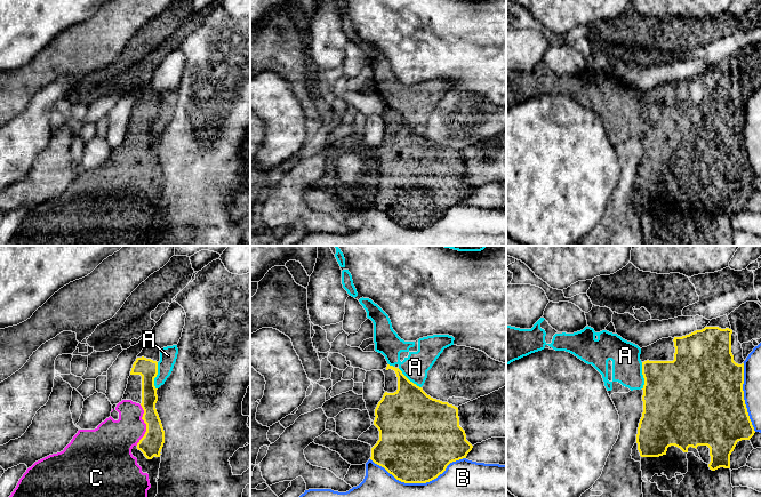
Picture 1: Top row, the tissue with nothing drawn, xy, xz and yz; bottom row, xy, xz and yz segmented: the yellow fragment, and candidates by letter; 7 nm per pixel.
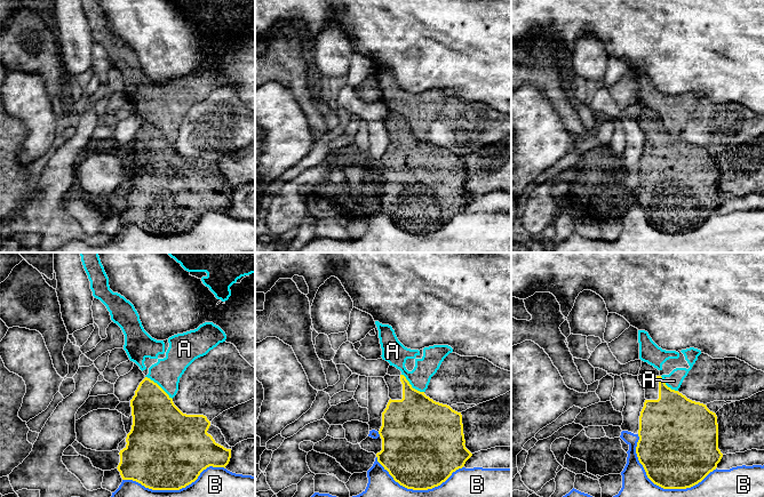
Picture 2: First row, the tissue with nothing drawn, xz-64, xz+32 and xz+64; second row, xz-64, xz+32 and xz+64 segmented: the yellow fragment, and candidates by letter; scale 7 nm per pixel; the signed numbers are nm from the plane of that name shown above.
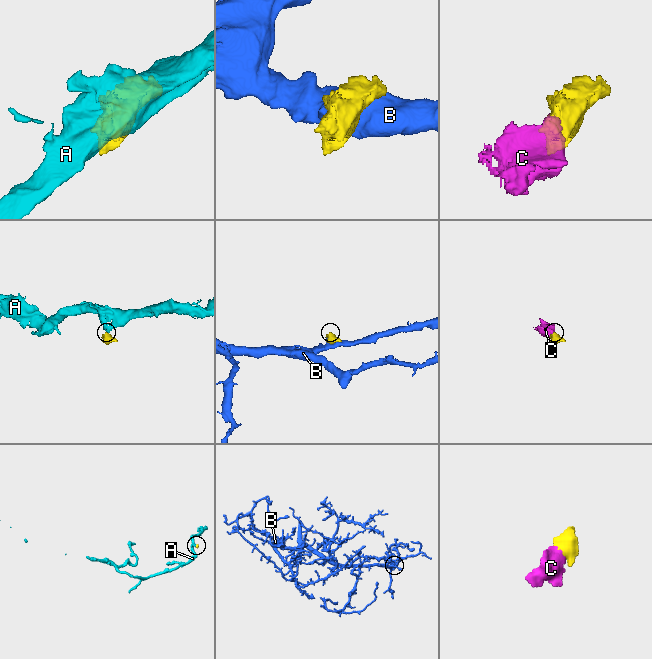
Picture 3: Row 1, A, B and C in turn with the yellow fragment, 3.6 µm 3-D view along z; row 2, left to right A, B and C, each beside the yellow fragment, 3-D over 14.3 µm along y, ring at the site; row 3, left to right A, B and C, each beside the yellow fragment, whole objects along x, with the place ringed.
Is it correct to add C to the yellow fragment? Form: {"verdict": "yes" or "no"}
{"verdict": "yes"}

